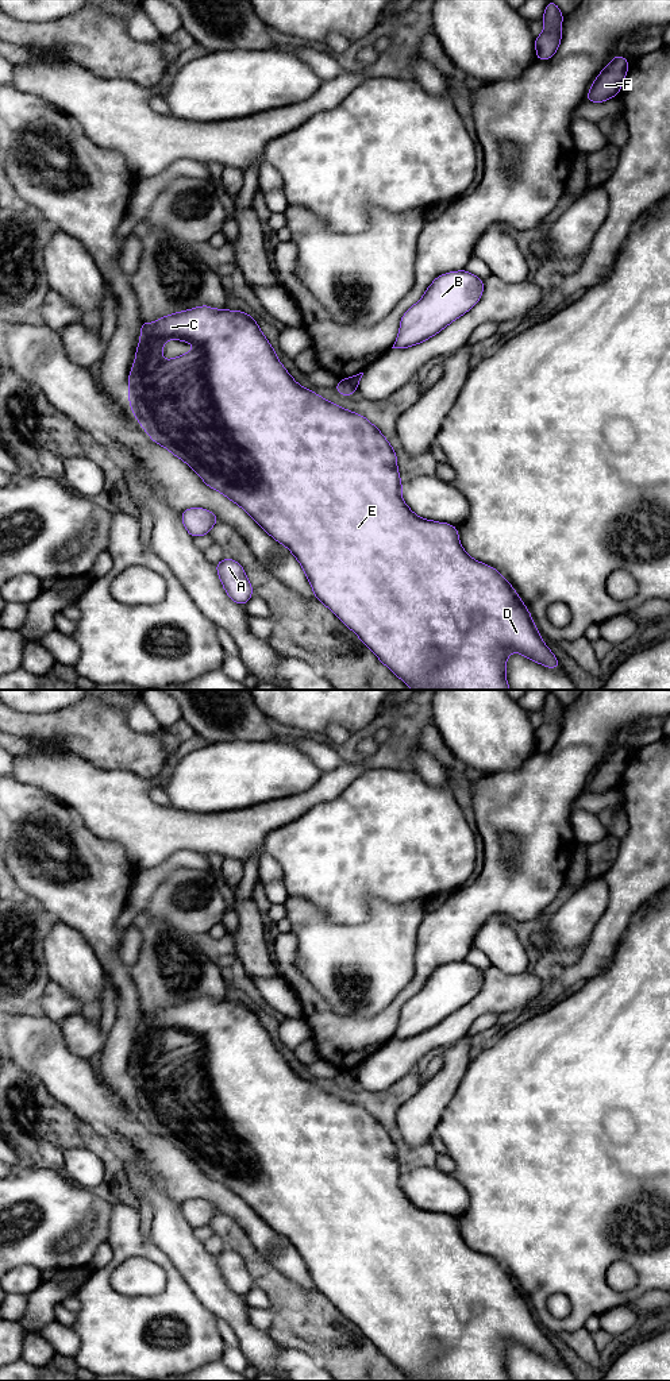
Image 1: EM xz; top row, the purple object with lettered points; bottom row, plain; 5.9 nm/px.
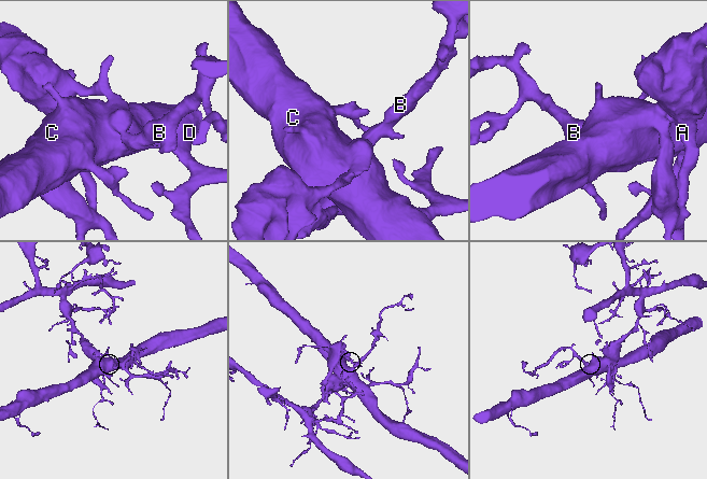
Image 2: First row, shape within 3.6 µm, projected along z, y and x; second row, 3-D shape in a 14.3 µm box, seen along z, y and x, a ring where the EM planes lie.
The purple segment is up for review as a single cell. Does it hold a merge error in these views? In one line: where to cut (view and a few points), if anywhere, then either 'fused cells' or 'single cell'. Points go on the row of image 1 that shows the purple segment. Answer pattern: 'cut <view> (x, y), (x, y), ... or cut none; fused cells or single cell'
cut xz (343, 380), (355, 388); fused cells

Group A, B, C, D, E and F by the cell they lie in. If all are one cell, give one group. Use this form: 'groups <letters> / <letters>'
groups A / B C D E F

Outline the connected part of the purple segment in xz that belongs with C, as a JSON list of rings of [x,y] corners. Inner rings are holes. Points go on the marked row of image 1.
[[[201,305],[193,309],[177,312],[165,317],[158,319],[155,323],[149,324],[145,320],[142,320],[140,327],[140,339],[135,354],[135,363],[131,367],[130,377],[128,377],[128,401],[132,409],[132,413],[135,418],[139,421],[140,427],[149,433],[150,439],[165,447],[168,451],[170,451],[174,456],[182,459],[204,482],[207,486],[209,486],[213,490],[217,490],[219,493],[224,494],[228,499],[238,504],[266,533],[269,533],[274,540],[284,544],[299,560],[301,564],[311,587],[315,593],[316,599],[319,599],[321,603],[324,603],[346,626],[349,626],[361,640],[362,643],[380,659],[381,663],[384,663],[394,675],[397,675],[407,686],[409,686],[412,690],[511,690],[507,683],[507,675],[505,675],[505,664],[507,657],[512,652],[519,652],[524,657],[534,660],[544,667],[548,668],[559,668],[561,663],[558,659],[552,655],[550,648],[543,643],[542,636],[539,634],[539,630],[536,629],[534,620],[527,609],[527,606],[523,603],[515,589],[509,585],[509,582],[493,567],[477,562],[473,558],[470,558],[463,547],[459,543],[458,537],[458,529],[454,525],[450,525],[447,522],[436,522],[432,520],[424,520],[421,517],[417,517],[404,502],[401,498],[401,489],[403,483],[400,479],[398,468],[397,468],[397,456],[389,441],[384,437],[381,431],[376,428],[370,420],[365,418],[363,416],[346,410],[323,397],[313,393],[311,389],[301,387],[286,371],[286,369],[281,364],[278,360],[276,351],[273,350],[272,344],[267,342],[265,335],[261,332],[255,319],[250,315],[246,315],[242,310],[227,310],[227,309],[212,309],[208,305]],[[169,339],[177,339],[181,342],[189,342],[195,346],[195,350],[192,352],[186,352],[181,356],[162,360],[162,348],[163,344]]]

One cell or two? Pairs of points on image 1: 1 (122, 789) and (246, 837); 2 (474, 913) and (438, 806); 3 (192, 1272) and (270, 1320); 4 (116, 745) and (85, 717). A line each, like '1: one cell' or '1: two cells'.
1: one cell
2: two cells
3: two cells
4: one cell

